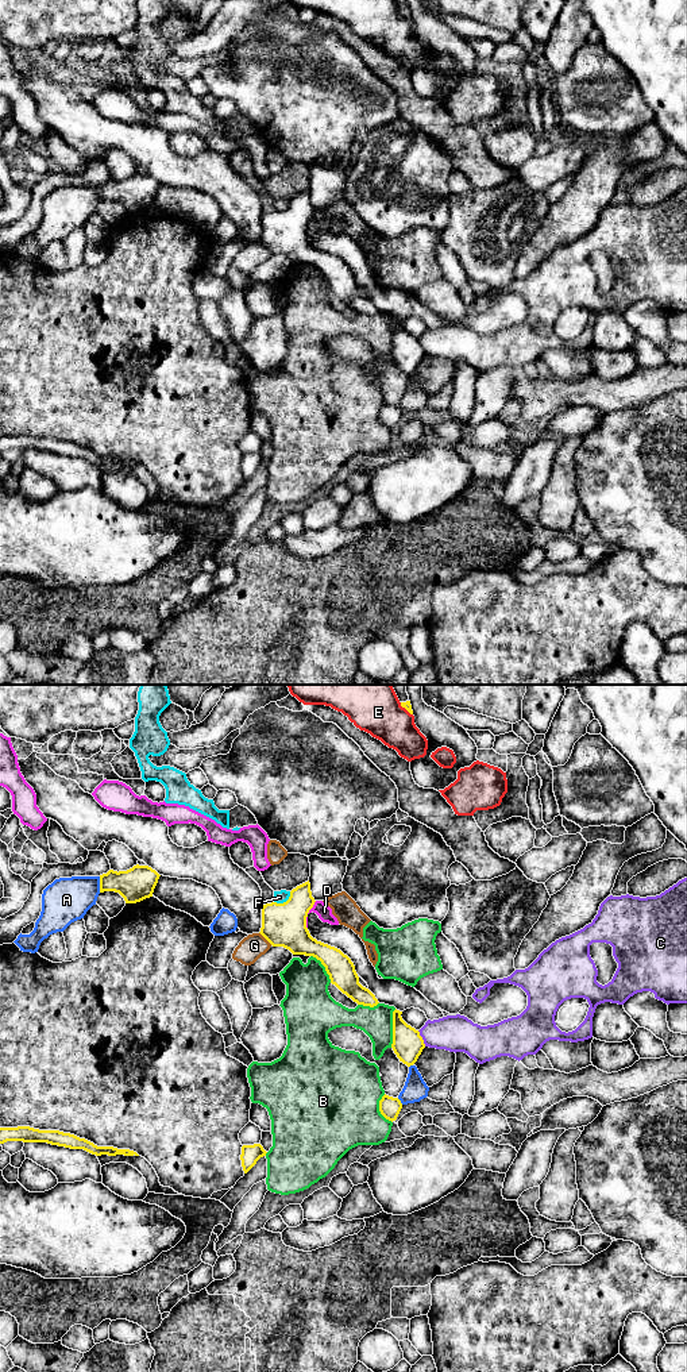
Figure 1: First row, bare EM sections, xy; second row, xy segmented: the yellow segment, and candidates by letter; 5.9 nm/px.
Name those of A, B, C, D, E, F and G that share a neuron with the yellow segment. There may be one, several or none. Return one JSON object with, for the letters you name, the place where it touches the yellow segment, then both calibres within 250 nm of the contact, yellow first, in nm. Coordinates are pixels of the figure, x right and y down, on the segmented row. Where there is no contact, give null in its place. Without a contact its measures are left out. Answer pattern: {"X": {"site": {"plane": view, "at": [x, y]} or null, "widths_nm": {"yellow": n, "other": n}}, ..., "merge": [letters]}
{"merge": []}

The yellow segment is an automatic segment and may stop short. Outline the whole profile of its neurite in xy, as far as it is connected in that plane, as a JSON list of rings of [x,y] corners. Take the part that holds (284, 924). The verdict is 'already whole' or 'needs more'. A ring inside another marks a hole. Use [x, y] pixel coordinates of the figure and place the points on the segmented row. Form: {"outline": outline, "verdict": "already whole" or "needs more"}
{"outline": [[[309,880],[290,891],[283,903],[266,903],[262,907],[260,934],[273,945],[283,947],[293,955],[313,956],[321,961],[331,983],[358,1005],[374,1007],[375,995],[359,983],[351,959],[340,949],[317,941],[306,928],[306,917],[314,905]]], "verdict": "already whole"}

